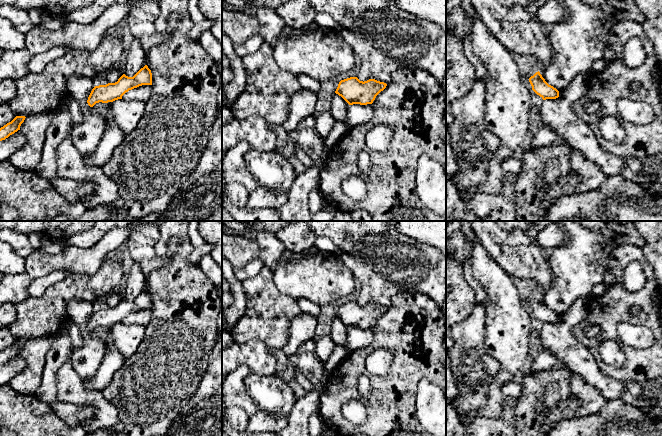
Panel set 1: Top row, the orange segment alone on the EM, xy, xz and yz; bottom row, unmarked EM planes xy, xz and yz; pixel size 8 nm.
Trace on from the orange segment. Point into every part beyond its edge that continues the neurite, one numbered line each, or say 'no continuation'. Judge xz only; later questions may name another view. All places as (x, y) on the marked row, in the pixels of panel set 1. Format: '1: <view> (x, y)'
no continuation

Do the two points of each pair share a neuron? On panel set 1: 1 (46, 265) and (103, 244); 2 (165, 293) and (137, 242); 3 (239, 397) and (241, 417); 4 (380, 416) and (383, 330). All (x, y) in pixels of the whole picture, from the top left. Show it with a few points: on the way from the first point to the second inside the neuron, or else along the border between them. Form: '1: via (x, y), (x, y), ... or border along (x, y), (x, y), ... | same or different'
1: via (60, 262), (86, 261), (89, 258) | same
2: border along (165, 261), (146, 277) | different
3: border along (232, 405), (241, 407), (250, 416) | different
4: via (391, 395), (391, 386), (400, 377), (400, 351) | same

